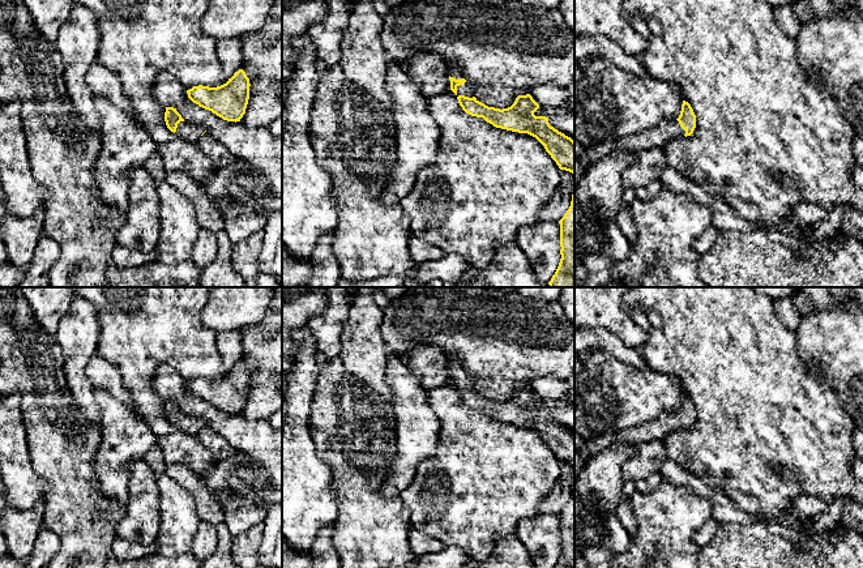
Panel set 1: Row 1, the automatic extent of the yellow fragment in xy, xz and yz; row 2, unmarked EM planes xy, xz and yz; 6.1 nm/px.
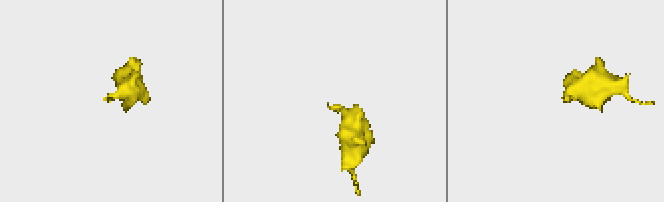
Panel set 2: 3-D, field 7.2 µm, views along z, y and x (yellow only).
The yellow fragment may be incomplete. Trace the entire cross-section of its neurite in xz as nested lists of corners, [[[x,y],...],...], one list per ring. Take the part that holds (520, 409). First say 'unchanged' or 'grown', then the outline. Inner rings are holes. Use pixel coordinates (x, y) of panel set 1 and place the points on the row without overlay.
grown | [[[449,356],[448,367],[450,383],[457,388],[462,402],[477,410],[483,410],[496,420],[527,426],[535,430],[556,454],[560,462],[574,469],[574,434],[550,418],[546,409],[535,409],[539,397],[530,387],[518,388],[508,401],[488,400],[474,389],[474,381],[462,367],[462,363]]]

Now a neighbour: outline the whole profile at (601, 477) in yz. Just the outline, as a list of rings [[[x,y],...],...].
[[[620,443],[590,457],[574,482],[574,492],[586,505],[586,516],[614,518],[621,492],[621,466],[642,444]]]

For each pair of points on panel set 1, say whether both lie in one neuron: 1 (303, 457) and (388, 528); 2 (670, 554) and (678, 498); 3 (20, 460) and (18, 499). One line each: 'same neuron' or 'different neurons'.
1: different neurons
2: same neuron
3: same neuron

